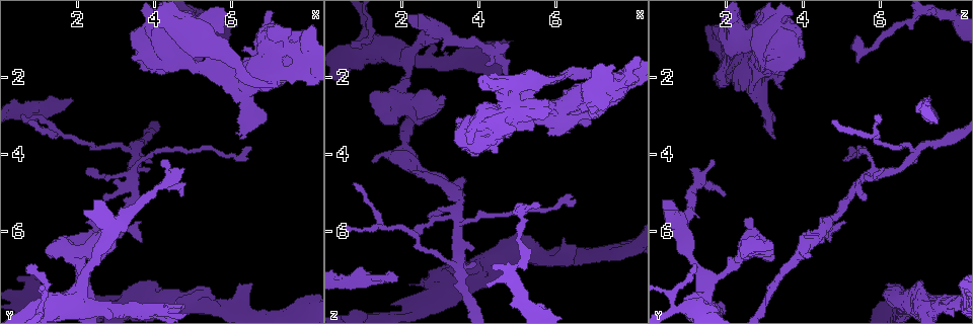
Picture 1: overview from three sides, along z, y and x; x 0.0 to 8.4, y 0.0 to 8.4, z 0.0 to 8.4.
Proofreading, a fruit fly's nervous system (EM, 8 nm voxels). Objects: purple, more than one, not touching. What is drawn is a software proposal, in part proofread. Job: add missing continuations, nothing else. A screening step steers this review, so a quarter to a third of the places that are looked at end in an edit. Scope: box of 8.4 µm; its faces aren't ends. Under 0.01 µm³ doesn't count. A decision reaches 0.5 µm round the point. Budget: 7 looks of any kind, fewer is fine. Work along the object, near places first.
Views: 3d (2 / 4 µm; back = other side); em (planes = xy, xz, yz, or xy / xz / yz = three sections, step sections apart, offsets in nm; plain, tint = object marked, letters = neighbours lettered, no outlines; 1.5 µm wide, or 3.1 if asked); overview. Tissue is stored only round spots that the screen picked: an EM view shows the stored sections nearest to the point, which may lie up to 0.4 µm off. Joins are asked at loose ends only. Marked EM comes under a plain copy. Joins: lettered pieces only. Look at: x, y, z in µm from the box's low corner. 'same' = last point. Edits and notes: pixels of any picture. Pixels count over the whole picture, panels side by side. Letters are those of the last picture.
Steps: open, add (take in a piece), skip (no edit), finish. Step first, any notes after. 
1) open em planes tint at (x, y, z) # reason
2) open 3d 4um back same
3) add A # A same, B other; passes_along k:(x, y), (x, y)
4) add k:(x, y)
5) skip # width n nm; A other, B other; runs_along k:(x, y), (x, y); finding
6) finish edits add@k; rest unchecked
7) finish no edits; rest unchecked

open em xy step 4 letters at (3.90, 4.30, 6.90) # three arms meet

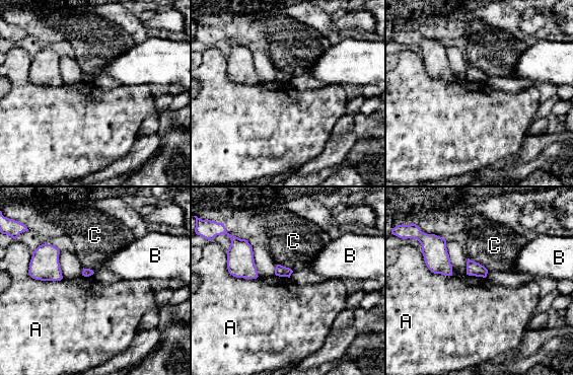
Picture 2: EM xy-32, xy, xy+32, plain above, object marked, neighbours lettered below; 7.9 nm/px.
skip # A other, B other, C other; no lettered piece goes on from it

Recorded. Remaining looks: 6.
open 3d 2um at (0.80, 3.20, 4.80) # thin end

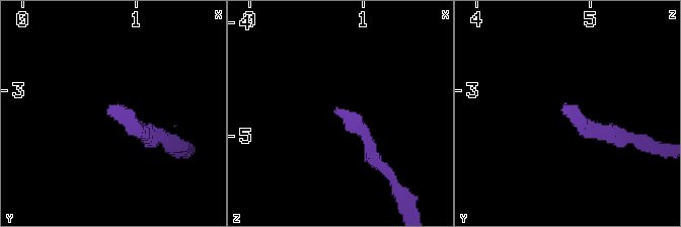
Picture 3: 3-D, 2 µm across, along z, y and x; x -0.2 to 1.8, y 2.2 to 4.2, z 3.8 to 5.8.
open em xy step 8 letters at (0.74, 3.14, 4.76)

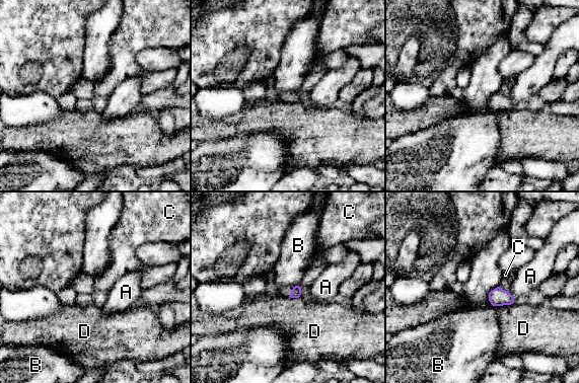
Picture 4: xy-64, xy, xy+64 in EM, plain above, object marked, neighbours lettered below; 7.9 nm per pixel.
skip # longest_contact D 170 nm; A other, B other, C other, D other; border 4:(498, 286), (489, 293), (492, 305); no lettered piece goes on from it

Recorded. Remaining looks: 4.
open em xy step 4 tint at (0.70, 7.00, 1.25) # free end

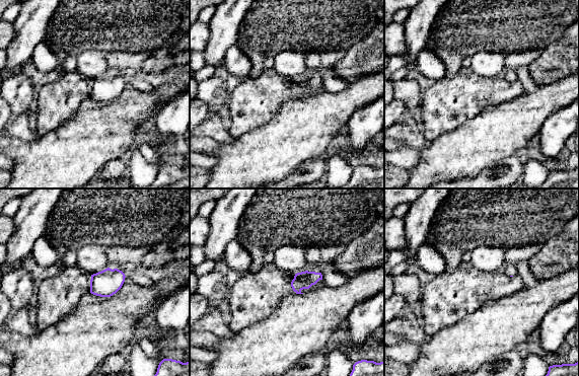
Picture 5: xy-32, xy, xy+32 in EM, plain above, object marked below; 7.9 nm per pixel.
open em xz step 4 letters same # another direction

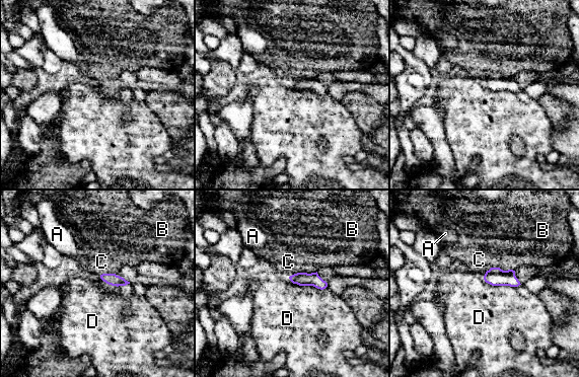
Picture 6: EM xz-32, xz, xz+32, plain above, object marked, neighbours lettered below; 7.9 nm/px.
skip # longest_contact D 320 nm; A other, B other, C other, D other; border 6:(288, 277), (299, 285), (327, 287); no lettered piece goes on from it

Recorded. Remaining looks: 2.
finish no edits; rest unchecked

